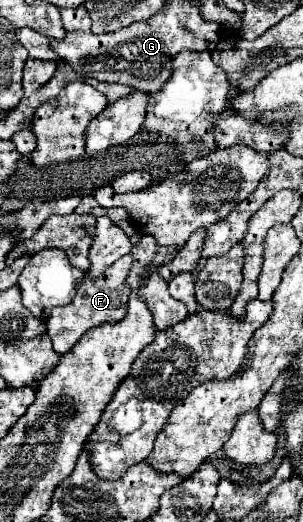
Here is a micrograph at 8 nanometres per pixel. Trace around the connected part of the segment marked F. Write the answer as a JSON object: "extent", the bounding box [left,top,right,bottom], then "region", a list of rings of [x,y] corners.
{"extent":[46,254,132,354],"region":[[[132,254],[122,256],[116,264],[110,264],[104,270],[104,274],[98,276],[98,280],[88,280],[88,276],[84,276],[84,280],[80,282],[80,288],[76,290],[76,296],[70,304],[52,308],[48,322],[46,322],[46,326],[48,326],[46,332],[52,338],[52,344],[58,354],[66,354],[90,328],[100,326],[104,322],[118,322],[124,318],[126,306],[128,306],[128,296],[132,292],[126,282],[130,268],[132,268]]]}

